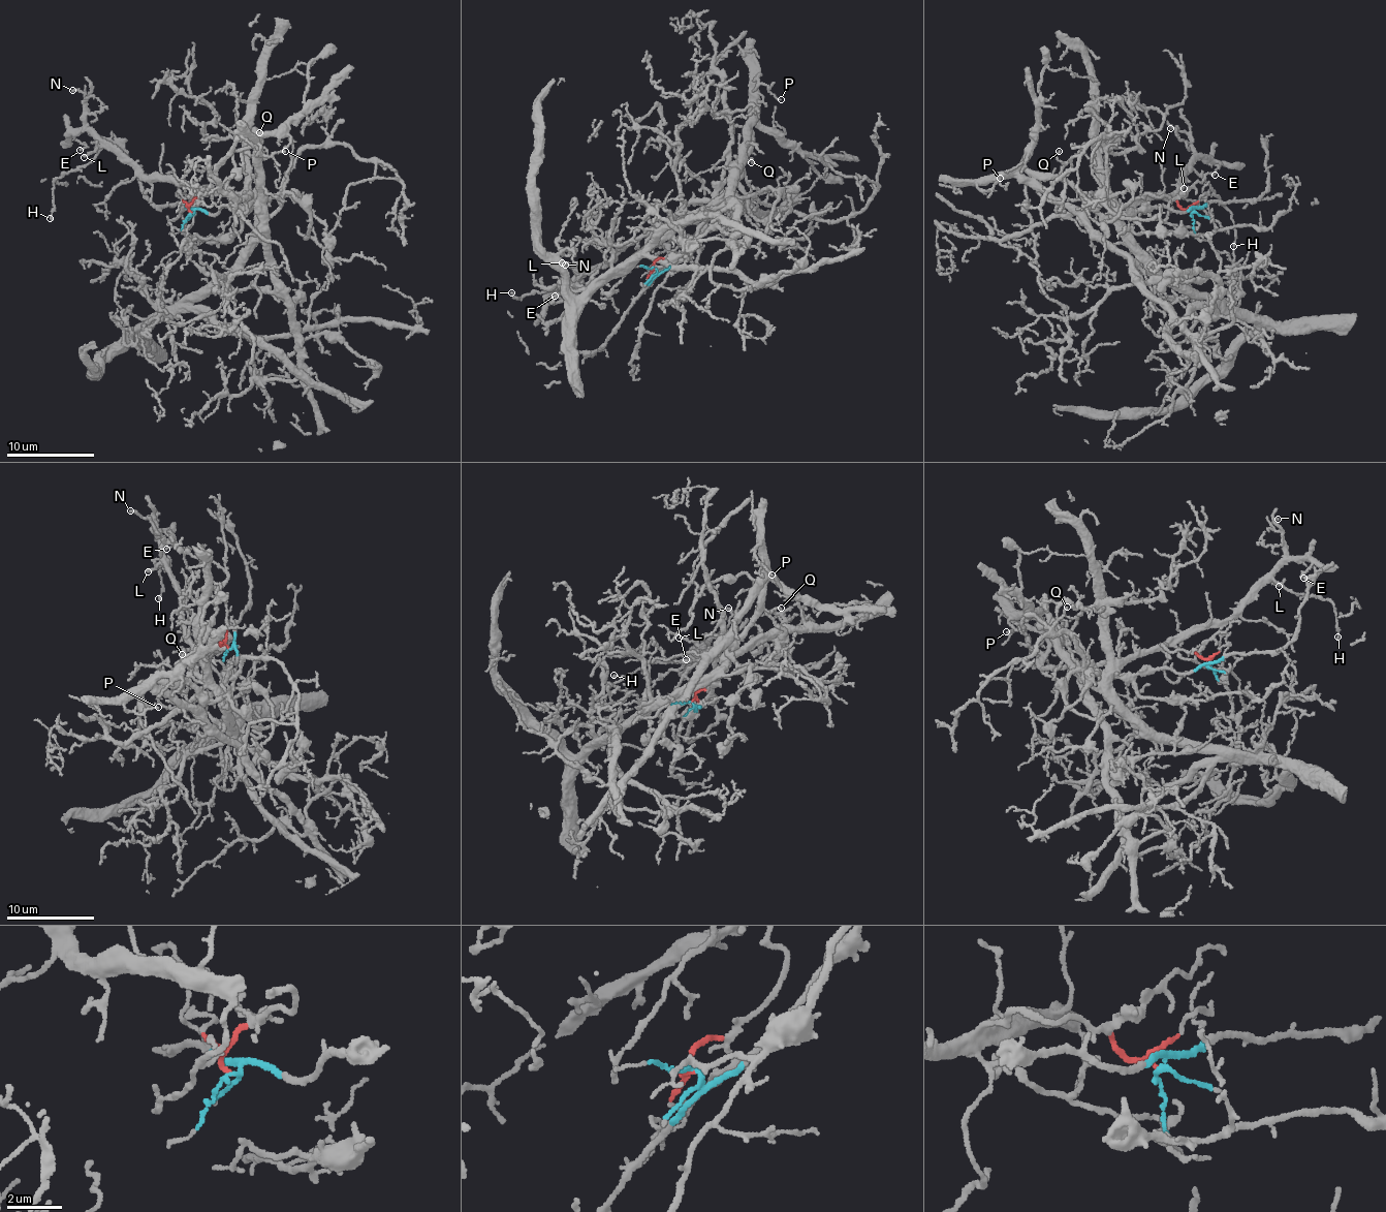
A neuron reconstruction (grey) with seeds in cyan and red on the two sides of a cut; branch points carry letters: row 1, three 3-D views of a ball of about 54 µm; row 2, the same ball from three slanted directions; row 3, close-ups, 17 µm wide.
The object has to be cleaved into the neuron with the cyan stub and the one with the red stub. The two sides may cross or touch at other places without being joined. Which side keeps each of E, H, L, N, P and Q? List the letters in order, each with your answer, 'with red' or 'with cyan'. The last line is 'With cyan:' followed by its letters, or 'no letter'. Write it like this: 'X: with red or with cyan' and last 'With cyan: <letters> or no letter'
E: with red
H: with red
L: with red
N: with red
P: with cyan
Q: with cyan
With cyan: P, Q

